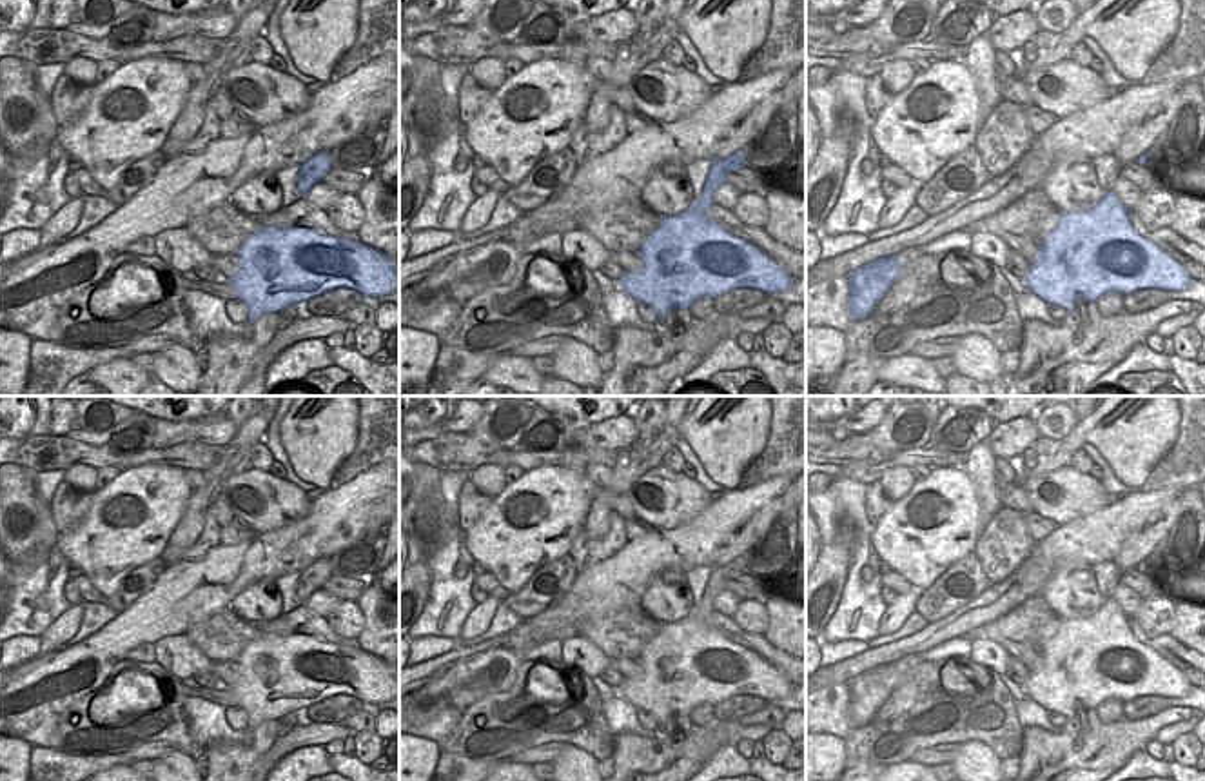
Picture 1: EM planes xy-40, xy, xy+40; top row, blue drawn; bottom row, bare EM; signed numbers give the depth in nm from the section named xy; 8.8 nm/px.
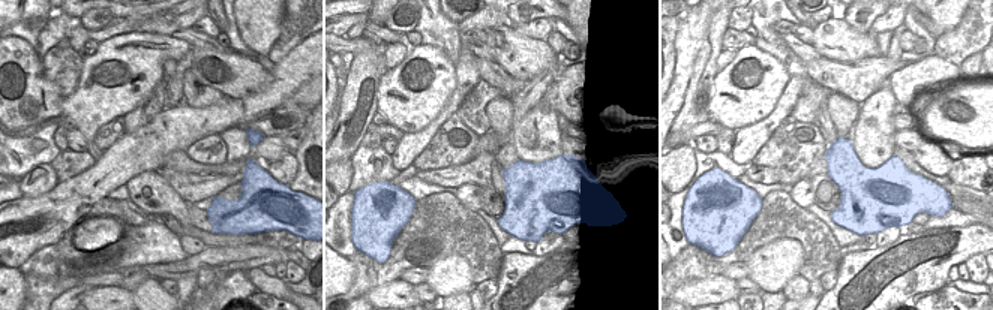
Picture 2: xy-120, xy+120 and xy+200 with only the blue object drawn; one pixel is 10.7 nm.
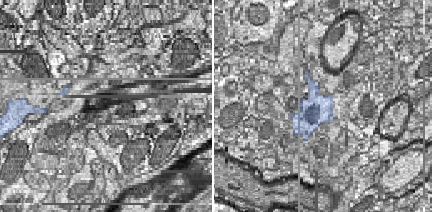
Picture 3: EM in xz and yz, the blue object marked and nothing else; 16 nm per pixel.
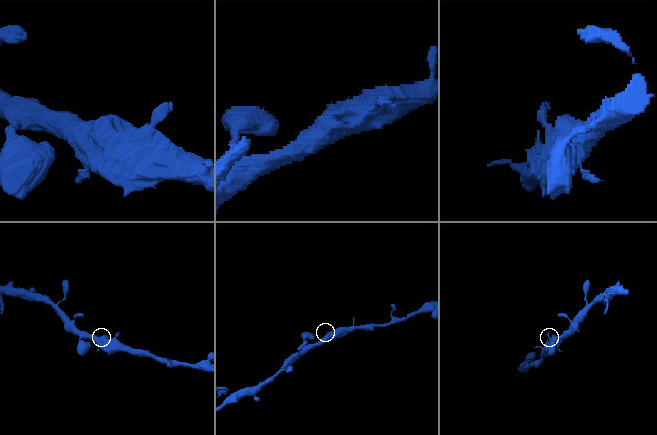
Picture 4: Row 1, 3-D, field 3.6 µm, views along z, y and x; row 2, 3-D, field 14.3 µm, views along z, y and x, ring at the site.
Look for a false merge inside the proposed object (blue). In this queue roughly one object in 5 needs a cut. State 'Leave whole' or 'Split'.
Leave whole.

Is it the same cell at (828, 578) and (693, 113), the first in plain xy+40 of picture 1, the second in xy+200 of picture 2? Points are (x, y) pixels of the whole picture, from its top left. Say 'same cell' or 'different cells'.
same cell

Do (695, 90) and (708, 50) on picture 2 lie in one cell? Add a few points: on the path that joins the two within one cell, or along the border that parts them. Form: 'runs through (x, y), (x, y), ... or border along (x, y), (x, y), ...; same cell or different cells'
runs through (702, 80), (707, 60); same cell

